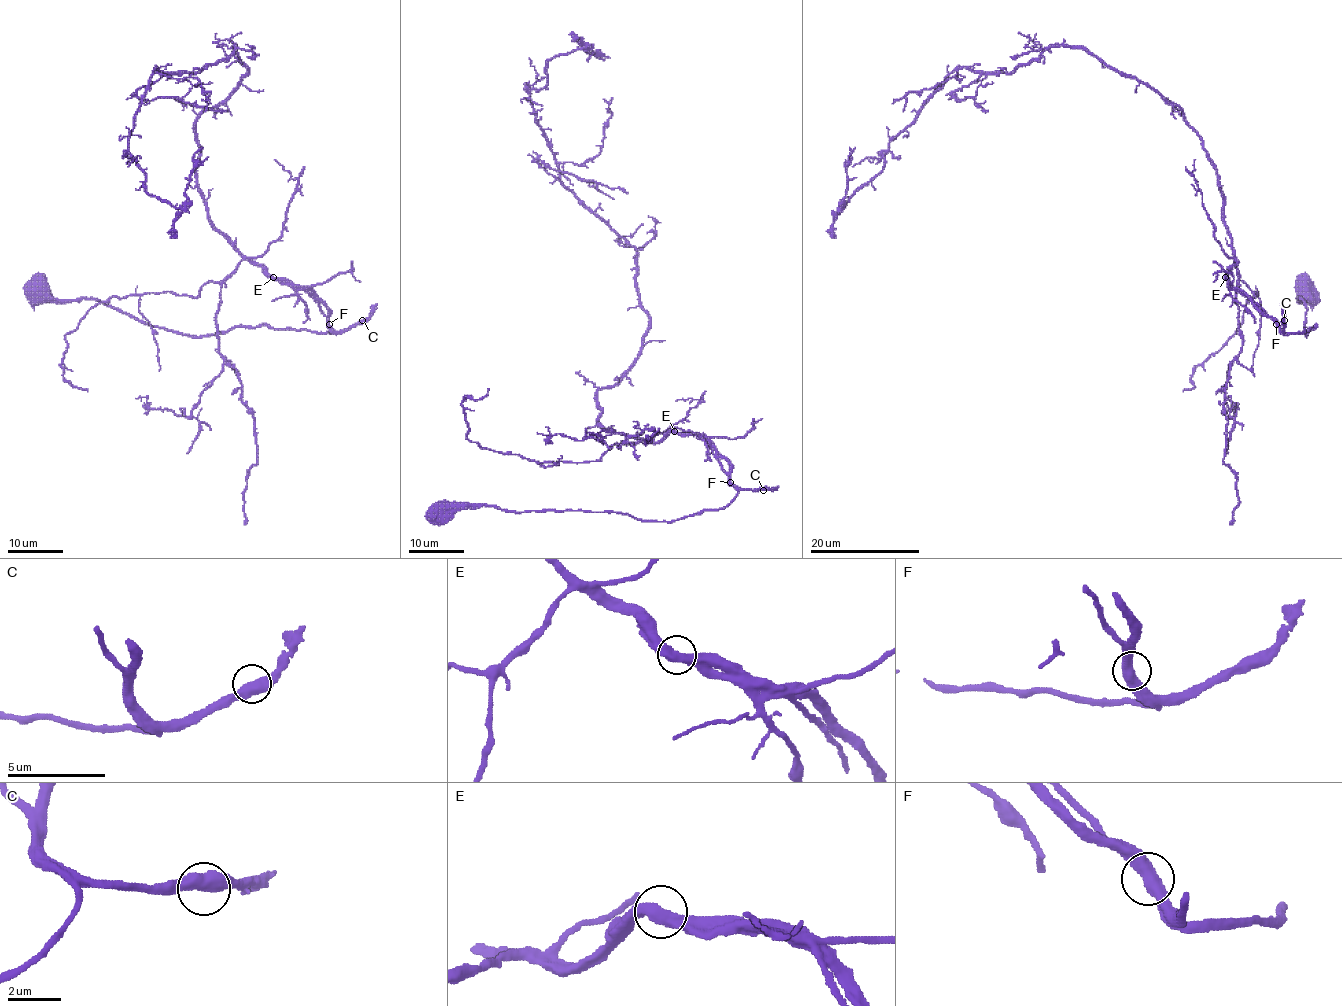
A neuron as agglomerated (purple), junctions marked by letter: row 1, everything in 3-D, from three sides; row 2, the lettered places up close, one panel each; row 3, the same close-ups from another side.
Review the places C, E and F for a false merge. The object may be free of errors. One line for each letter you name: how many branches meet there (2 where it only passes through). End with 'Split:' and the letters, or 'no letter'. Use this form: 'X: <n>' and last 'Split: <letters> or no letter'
Split: no letter

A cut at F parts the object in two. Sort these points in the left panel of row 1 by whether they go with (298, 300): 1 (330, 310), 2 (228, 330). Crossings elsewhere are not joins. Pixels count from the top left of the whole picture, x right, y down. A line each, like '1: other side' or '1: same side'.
1: same side
2: other side

